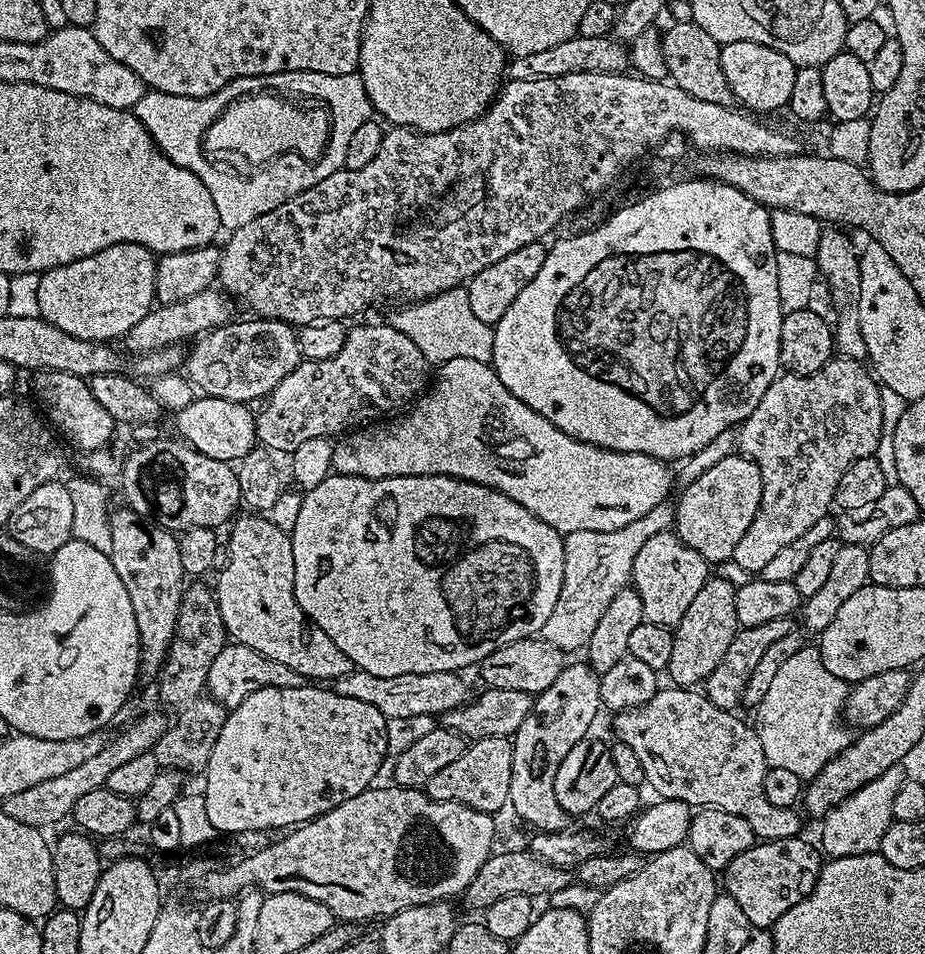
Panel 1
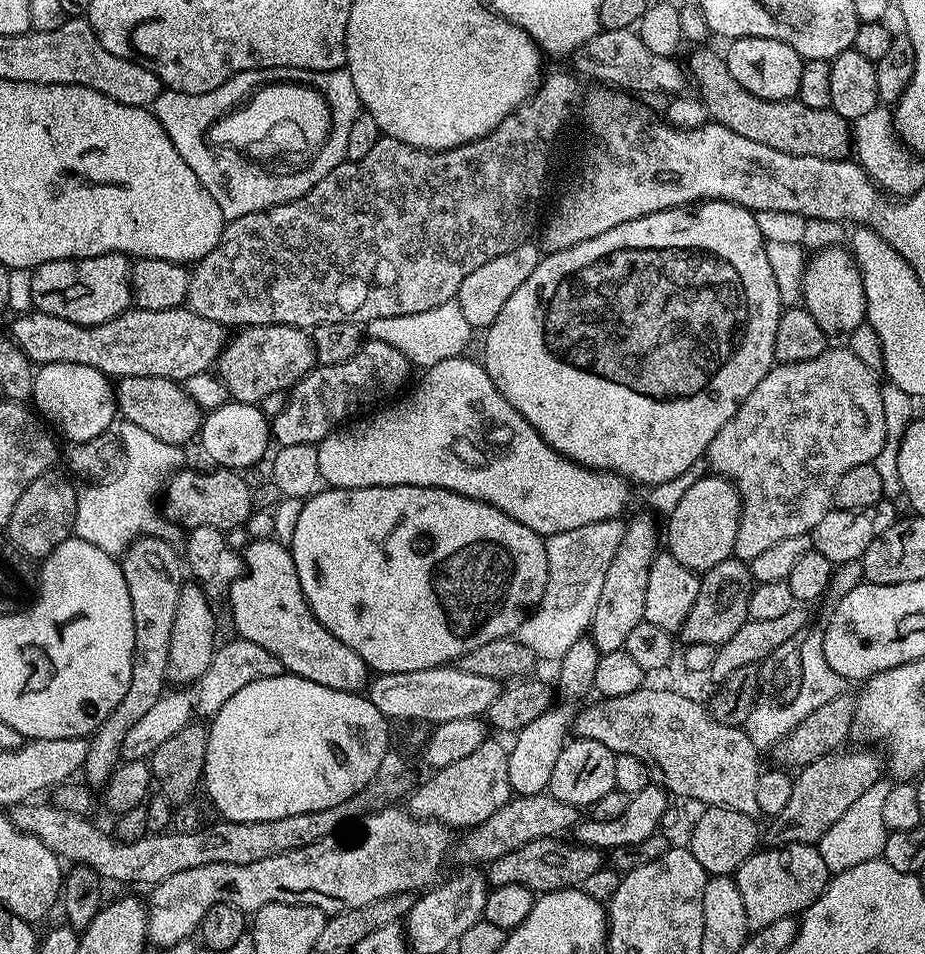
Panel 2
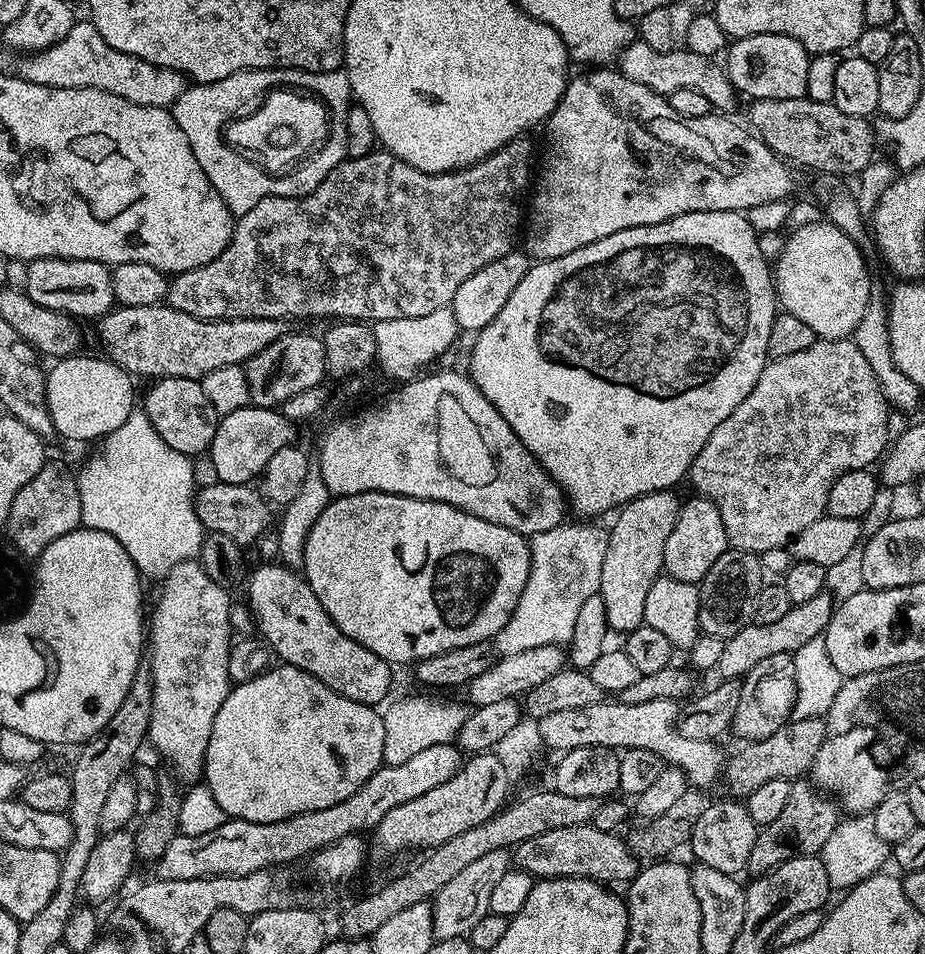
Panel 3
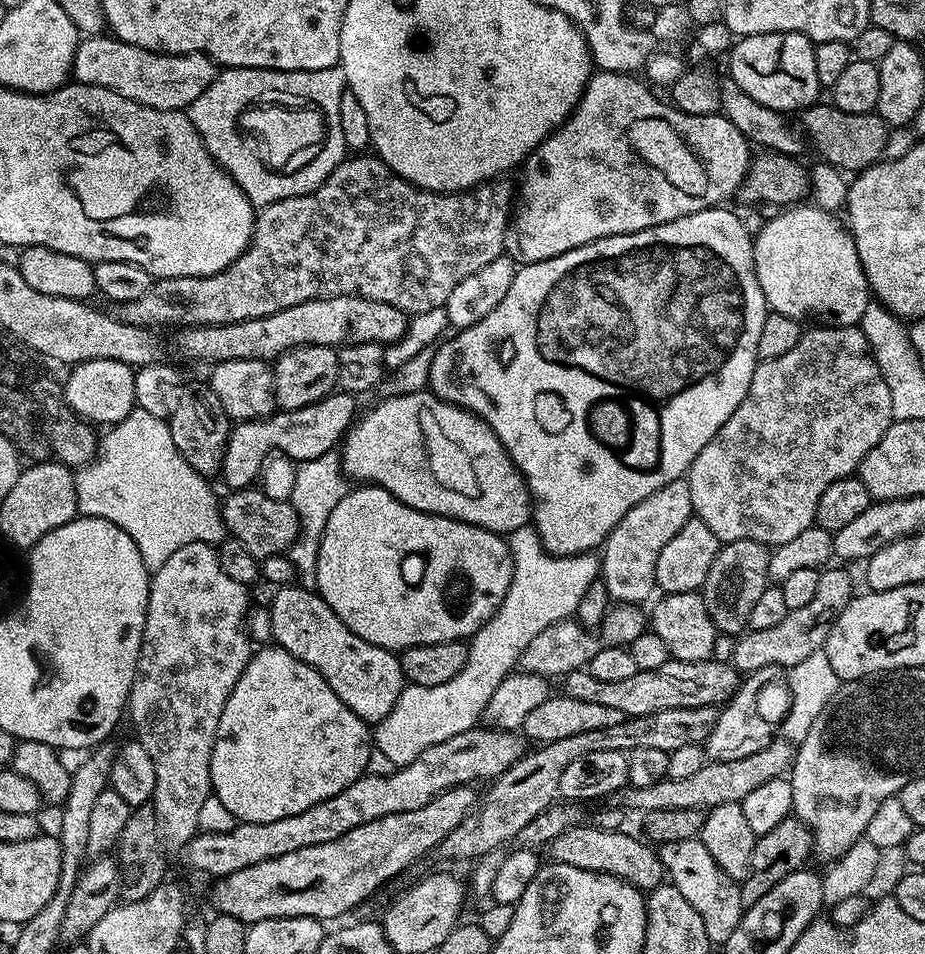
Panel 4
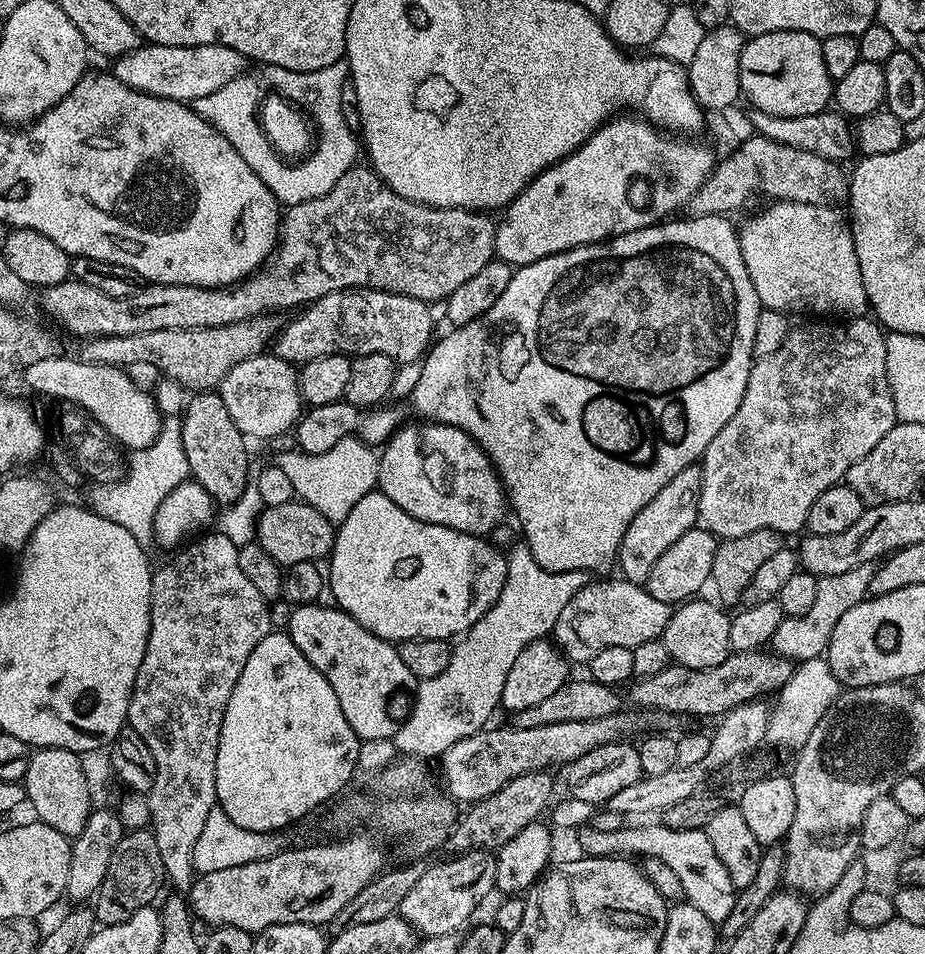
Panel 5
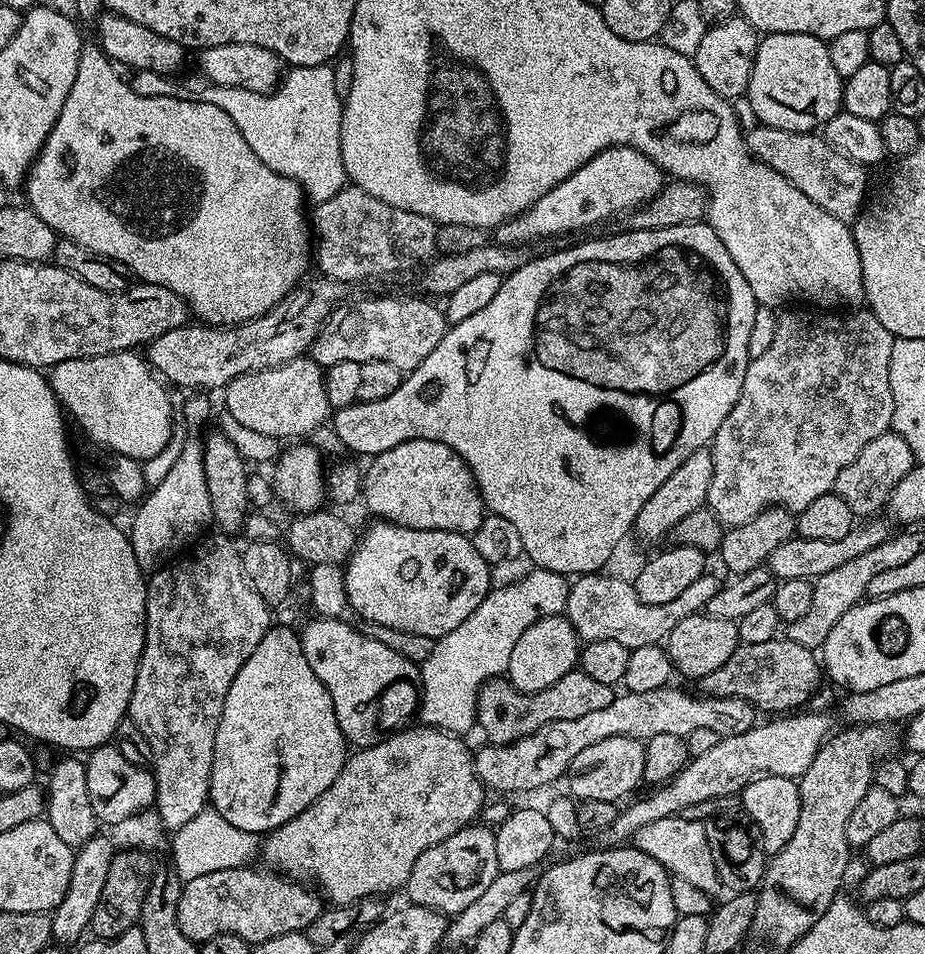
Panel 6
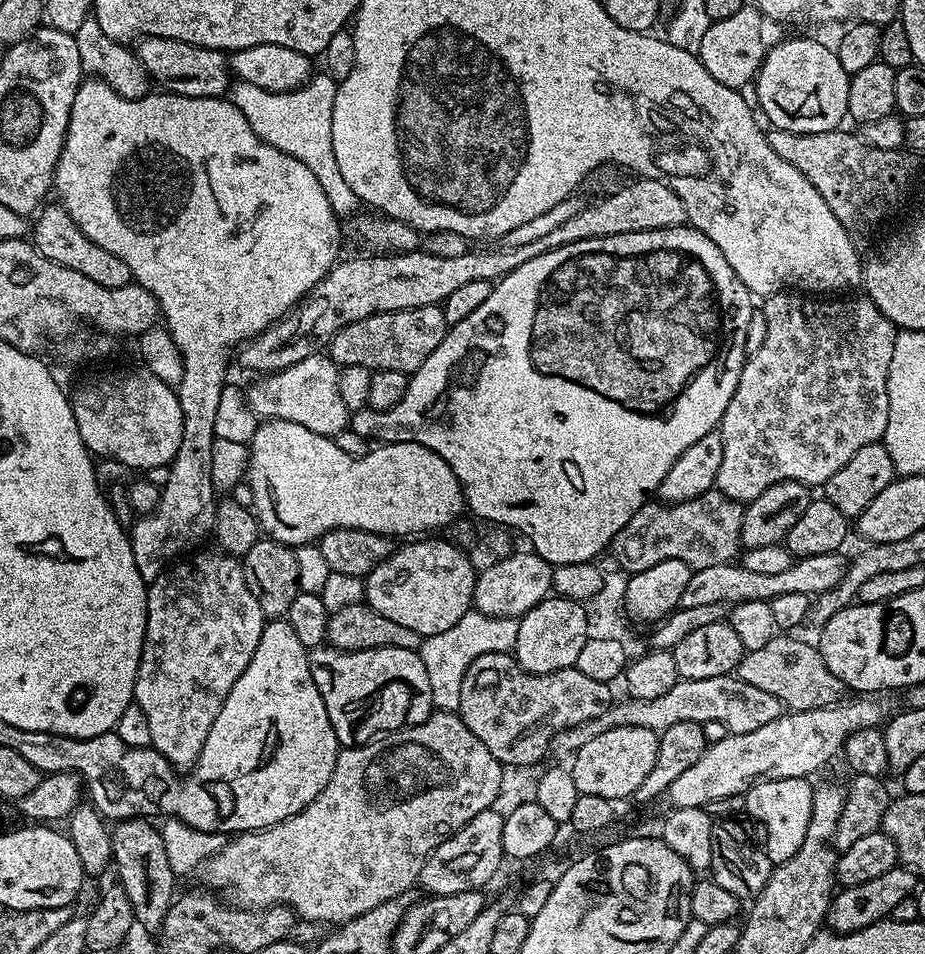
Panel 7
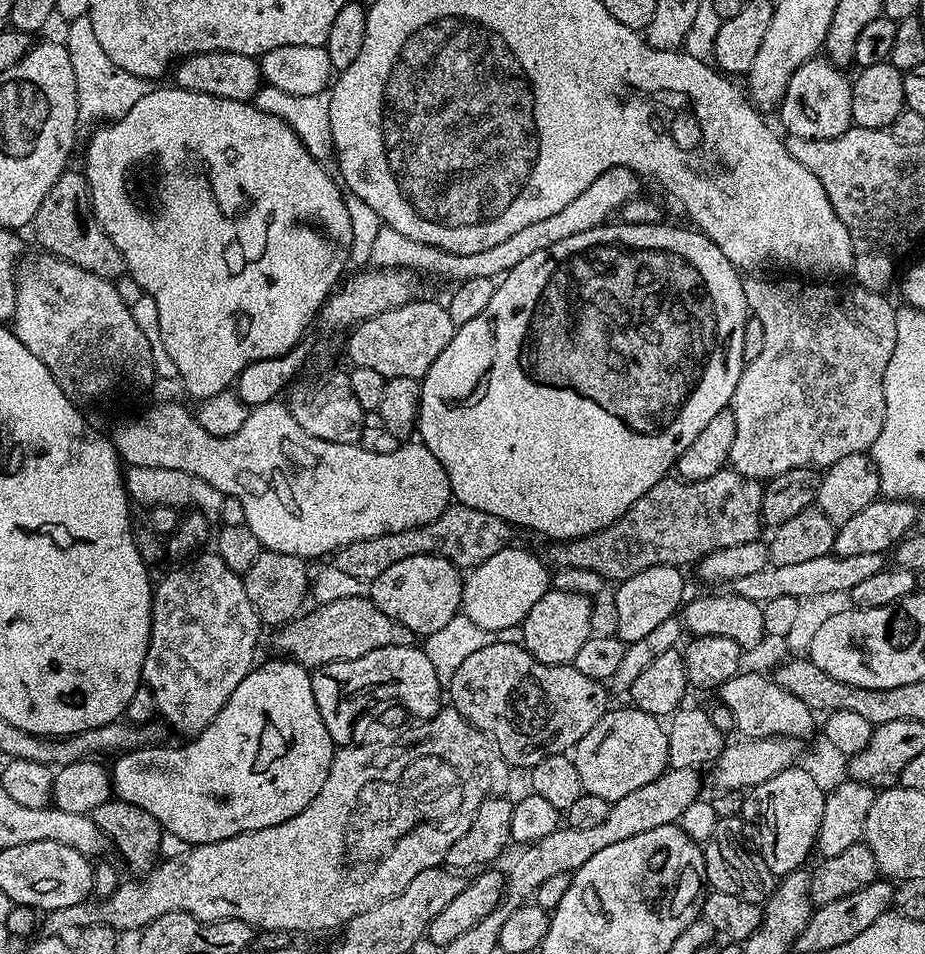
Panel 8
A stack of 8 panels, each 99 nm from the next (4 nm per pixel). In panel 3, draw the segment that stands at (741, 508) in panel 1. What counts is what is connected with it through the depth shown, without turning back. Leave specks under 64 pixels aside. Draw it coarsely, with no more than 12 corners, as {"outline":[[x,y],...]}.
{"outline":[[692,494],[666,538],[664,572],[699,585],[729,551],[714,502]]}

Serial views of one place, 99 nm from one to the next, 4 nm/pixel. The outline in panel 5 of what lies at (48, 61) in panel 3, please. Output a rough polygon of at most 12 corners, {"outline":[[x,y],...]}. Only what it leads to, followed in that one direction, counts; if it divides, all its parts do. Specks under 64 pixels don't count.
{"outline":[[141,43],[111,75],[148,96],[195,102],[243,76],[230,46]]}

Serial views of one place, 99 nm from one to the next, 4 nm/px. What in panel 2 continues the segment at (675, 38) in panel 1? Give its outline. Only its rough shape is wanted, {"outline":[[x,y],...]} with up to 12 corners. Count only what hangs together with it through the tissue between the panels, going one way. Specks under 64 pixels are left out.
{"outline":[[709,46],[686,59],[715,123],[782,154],[843,160],[849,121],[738,86]]}

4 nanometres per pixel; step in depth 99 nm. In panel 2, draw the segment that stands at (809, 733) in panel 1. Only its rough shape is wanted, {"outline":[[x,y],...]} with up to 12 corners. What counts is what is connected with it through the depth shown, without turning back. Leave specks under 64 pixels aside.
{"outline":[[809,631],[792,700],[757,699],[742,726],[761,750],[845,691]]}

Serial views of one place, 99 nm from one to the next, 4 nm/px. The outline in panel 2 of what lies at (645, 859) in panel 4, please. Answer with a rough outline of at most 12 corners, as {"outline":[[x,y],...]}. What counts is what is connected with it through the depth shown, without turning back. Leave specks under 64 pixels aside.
{"outline":[[568,838],[518,846],[487,865],[492,888],[583,886],[601,849]]}

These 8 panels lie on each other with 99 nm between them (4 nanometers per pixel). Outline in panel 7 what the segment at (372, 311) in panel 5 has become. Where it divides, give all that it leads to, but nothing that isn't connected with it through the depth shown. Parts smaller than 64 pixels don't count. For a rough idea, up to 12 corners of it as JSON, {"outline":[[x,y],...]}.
{"outline":[[435,304],[383,312],[338,330],[338,366],[411,374],[449,327]]}

